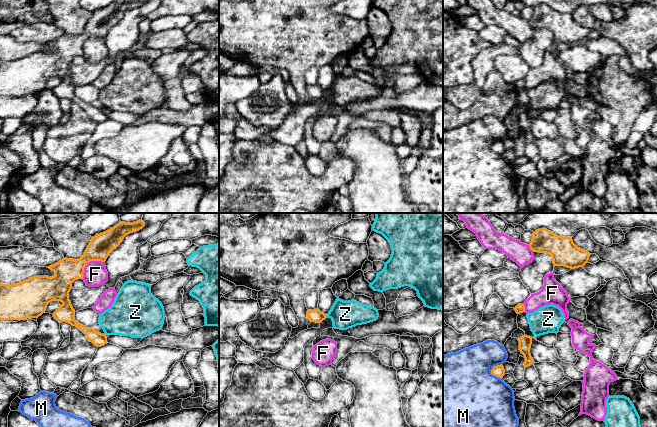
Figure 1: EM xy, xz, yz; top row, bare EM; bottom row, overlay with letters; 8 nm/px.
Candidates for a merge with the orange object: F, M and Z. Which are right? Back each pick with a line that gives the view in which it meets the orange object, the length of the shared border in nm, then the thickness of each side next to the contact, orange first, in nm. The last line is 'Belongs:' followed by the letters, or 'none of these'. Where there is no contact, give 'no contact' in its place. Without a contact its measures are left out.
Belongs: none of these

